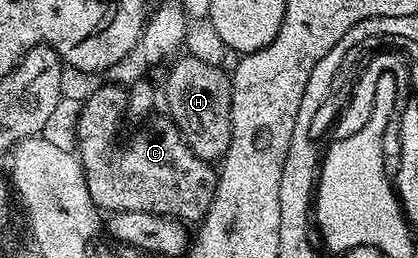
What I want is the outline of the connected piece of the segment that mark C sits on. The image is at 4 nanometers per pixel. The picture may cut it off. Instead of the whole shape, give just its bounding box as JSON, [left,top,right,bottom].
[75,84,218,224]

